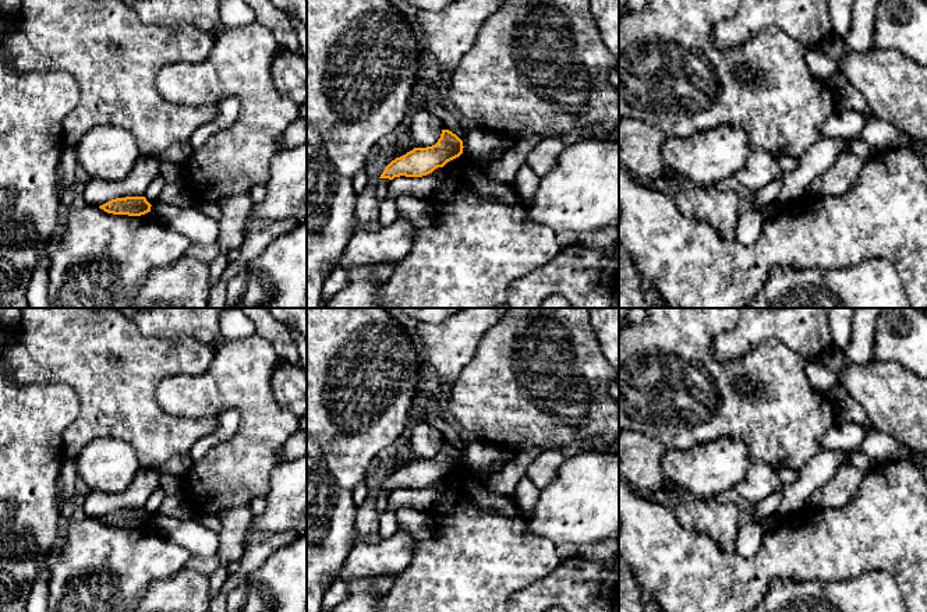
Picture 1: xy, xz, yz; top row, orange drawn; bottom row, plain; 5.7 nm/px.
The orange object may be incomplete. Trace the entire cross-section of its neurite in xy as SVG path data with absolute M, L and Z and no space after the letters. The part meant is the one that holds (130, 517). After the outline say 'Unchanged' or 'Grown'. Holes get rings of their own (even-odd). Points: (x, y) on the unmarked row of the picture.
M125 509L112 512L99 520L113 527L141 528L151 524L151 519L145 509Z. Unchanged

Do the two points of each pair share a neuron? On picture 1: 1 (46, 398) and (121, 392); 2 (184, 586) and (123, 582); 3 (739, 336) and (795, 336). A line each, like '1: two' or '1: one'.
1: two
2: two
3: one

